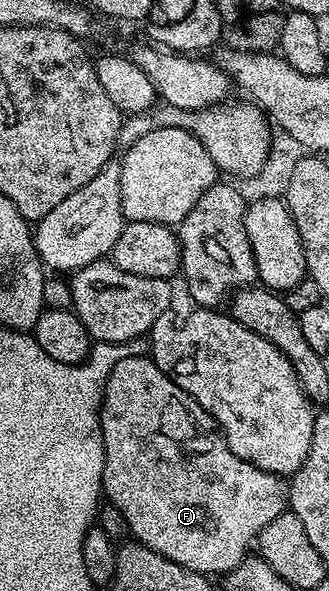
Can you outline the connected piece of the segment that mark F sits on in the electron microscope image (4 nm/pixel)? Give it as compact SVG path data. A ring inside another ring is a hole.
M150 356L119 359L115 364L113 371L107 376L103 405L99 408L99 426L103 432L103 450L105 451L102 496L113 507L117 507L121 515L125 515L125 523L129 523L130 536L134 540L157 551L157 555L165 555L165 559L173 559L173 563L181 563L181 567L189 571L197 571L204 575L216 575L215 573L226 575L233 572L244 557L252 552L259 532L269 527L269 523L273 523L273 519L277 519L277 515L281 515L288 508L289 489L284 478L278 473L261 471L253 467L253 463L245 463L245 459L233 455L229 443L223 437L222 429L215 424L214 419L188 393L181 391L181 387L177 387L177 383L173 383L173 379L169 379L169 375L165 375L165 371L161 371L161 367L157 367Z

